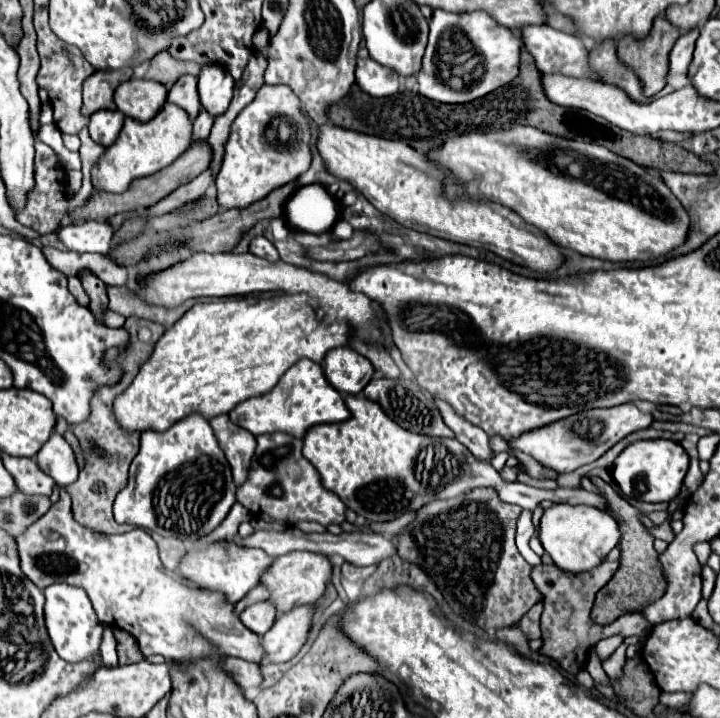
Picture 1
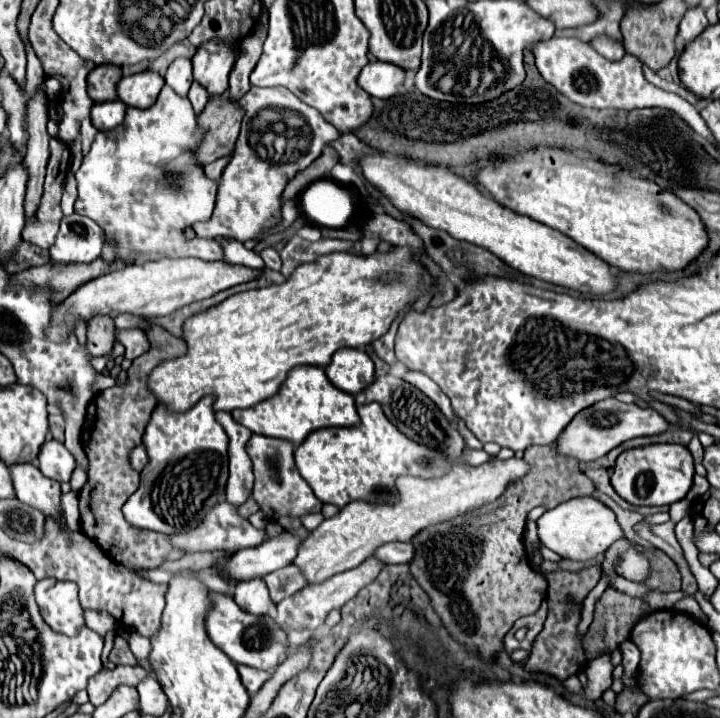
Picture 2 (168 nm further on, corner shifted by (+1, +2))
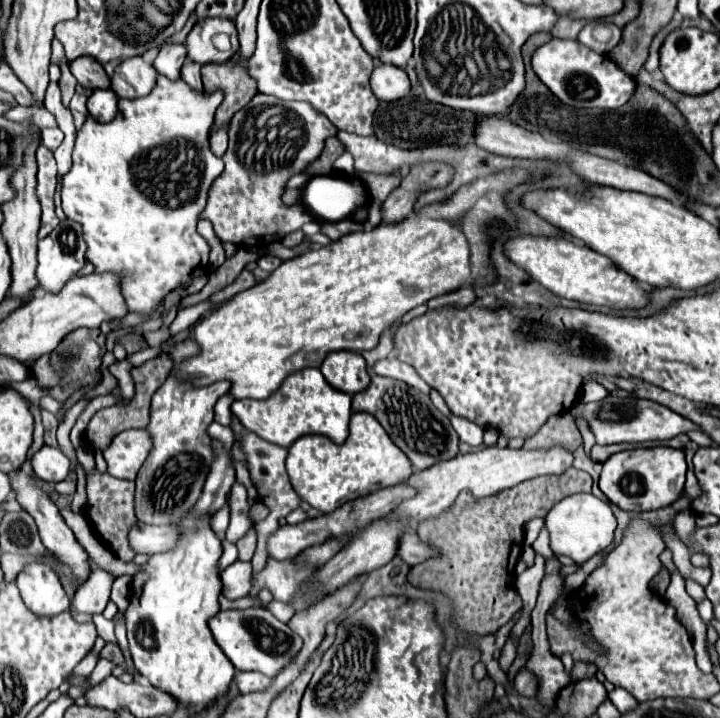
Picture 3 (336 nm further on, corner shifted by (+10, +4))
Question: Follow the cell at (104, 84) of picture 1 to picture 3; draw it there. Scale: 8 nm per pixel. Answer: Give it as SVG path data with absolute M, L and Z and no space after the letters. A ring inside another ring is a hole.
M82 56L70 62L70 72L74 74L74 78L78 80L78 84L82 84L84 88L108 88L110 86L110 78L106 76L102 64L98 64L94 58Z

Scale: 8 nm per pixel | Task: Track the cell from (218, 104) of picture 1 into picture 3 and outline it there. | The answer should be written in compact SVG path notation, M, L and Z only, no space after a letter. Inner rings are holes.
M204 18L204 22L196 22L186 38L186 48L188 58L194 62L226 62L238 50L234 20Z

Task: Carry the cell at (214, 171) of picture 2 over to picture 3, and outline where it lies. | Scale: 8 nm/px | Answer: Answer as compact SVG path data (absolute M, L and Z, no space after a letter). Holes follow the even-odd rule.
M220 126L220 130L214 130L210 134L210 148L216 156L222 156L228 148L228 126Z

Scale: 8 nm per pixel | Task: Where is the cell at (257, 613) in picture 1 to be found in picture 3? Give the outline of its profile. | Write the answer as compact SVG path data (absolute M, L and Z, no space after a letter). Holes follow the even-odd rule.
M236 560L222 572L222 594L228 600L238 600L248 596L252 588L252 564Z

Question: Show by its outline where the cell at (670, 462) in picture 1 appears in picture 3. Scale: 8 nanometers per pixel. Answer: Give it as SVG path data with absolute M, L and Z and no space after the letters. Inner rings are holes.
M668 446L636 448L612 454L602 464L600 472L600 490L612 504L628 512L660 510L674 504L684 492L684 482L686 482L684 452Z

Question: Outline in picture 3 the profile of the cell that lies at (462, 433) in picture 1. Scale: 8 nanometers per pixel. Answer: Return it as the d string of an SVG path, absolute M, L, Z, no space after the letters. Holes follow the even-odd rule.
M396 356L378 360L378 362L372 366L372 372L374 372L374 374L380 374L380 376L394 378L394 380L402 380L402 382L406 382L408 386L414 386L414 388L418 388L418 390L424 392L424 394L430 392L430 386L416 374L416 370L414 370L410 364L400 362Z

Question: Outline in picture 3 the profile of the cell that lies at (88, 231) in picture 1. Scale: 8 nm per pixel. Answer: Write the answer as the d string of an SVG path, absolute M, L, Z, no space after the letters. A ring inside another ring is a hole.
M74 220L60 222L46 238L38 242L36 278L40 288L56 294L68 278L84 268L84 254L86 242L82 238L82 226Z

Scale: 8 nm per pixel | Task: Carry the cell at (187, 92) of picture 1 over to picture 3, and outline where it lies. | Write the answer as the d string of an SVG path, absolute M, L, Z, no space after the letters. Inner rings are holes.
M164 44L160 48L158 58L154 60L154 68L160 74L168 76L170 80L178 80L184 60L186 60L186 46L184 44Z

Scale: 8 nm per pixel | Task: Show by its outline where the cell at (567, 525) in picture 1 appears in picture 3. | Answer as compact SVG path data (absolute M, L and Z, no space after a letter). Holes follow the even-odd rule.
M574 494L560 500L546 516L546 526L550 530L550 548L554 554L568 556L576 564L584 564L594 554L608 548L614 540L616 516L612 508L598 500L594 494Z

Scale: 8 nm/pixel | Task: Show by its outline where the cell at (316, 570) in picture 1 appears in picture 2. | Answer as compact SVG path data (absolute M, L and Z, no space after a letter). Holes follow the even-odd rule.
M517 458L509 460L493 460L481 466L457 464L453 470L435 480L423 480L413 476L397 478L397 490L401 500L397 504L367 504L367 502L351 502L333 518L323 520L319 528L315 528L299 546L295 566L305 576L307 584L319 584L339 572L357 568L365 558L369 558L375 548L387 542L409 542L419 530L429 524L451 520L467 510L479 508L487 502L493 502L507 488L509 482L525 476L527 464Z

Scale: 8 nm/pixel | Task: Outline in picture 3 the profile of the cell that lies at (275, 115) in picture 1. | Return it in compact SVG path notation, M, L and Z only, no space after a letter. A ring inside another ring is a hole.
M256 94L248 106L244 106L232 120L230 120L230 144L224 152L224 172L216 178L210 188L208 206L202 212L202 218L208 218L214 224L214 232L222 242L232 242L244 248L264 248L270 242L282 240L286 234L300 230L306 222L312 222L312 214L304 210L304 206L294 204L286 206L282 202L282 194L286 190L286 182L290 176L304 172L308 162L314 162L326 138L336 136L336 126L318 110L314 110L308 102L284 102L276 96Z

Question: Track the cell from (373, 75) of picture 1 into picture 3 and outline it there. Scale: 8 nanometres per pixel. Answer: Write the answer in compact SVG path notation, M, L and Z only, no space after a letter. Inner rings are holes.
M382 64L374 68L370 86L378 100L400 100L410 92L410 78L402 68Z

